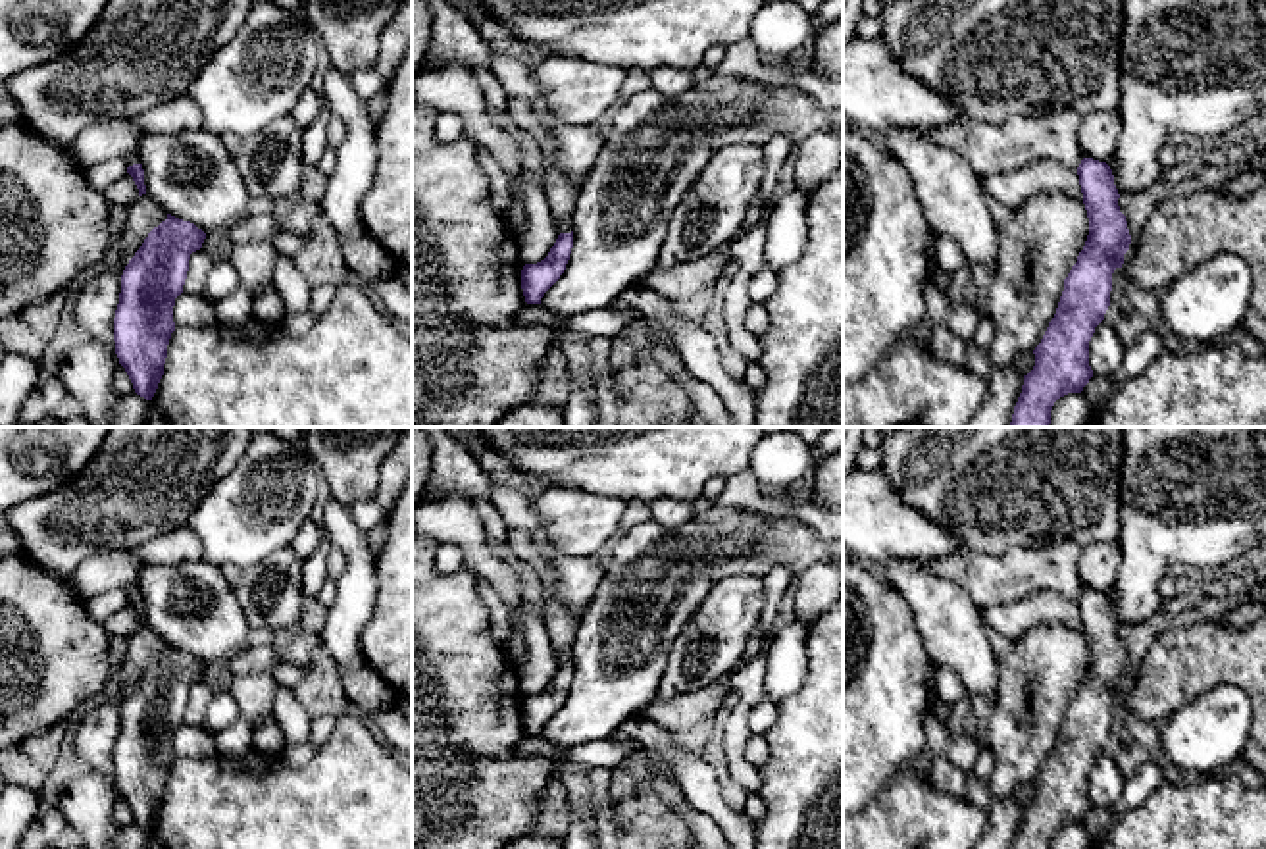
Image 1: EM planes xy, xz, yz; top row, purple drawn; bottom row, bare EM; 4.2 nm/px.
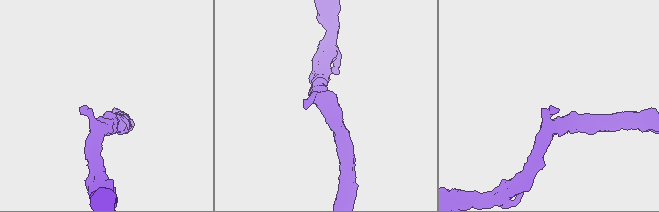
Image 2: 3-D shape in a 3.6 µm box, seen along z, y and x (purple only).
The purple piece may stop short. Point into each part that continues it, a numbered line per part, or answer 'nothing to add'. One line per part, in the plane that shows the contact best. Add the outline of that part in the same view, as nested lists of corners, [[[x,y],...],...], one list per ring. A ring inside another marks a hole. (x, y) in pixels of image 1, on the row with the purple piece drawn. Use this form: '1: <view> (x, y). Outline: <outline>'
nothing to add

